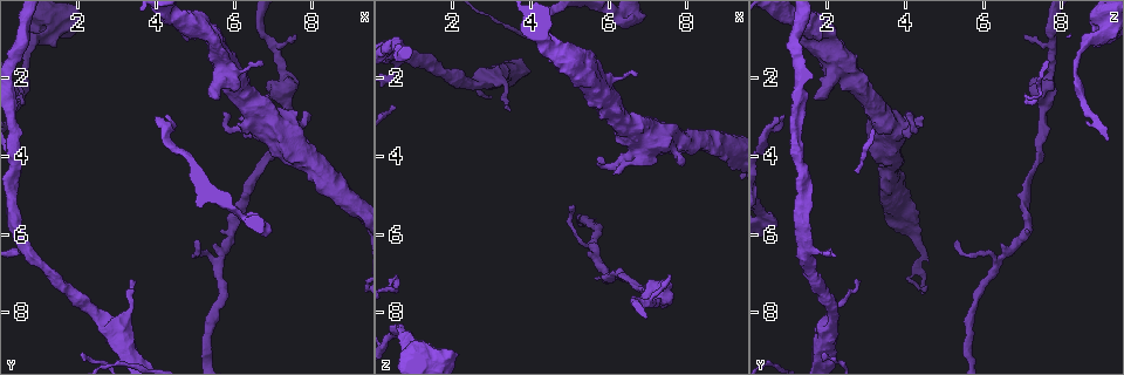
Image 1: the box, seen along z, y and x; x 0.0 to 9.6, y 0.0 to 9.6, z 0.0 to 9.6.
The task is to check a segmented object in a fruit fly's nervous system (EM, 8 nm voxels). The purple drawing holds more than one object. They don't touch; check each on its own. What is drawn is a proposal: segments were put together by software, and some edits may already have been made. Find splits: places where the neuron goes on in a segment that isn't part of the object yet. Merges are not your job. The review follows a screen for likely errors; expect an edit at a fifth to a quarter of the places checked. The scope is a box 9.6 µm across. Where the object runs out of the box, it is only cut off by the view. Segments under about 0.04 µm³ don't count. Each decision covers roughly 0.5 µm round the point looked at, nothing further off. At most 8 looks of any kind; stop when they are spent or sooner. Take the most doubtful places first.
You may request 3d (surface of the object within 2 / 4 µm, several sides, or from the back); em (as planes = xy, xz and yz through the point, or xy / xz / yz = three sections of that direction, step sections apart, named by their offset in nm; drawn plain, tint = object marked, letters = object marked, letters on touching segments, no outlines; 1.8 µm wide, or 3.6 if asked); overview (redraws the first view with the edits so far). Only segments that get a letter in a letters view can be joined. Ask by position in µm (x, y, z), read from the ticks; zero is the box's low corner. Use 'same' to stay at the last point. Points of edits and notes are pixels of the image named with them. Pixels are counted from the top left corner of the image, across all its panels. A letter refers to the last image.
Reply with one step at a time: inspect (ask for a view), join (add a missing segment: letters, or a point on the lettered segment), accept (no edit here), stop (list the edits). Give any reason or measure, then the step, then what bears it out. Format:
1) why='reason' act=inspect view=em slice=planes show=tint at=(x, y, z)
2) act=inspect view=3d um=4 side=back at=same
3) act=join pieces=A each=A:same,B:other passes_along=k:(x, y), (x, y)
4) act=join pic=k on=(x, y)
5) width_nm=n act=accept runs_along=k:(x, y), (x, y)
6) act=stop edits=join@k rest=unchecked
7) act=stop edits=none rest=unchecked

why='an open end' act=inspect view=em slice=yz step=8 show=letters at=(5.75, 2.90, 4.05)

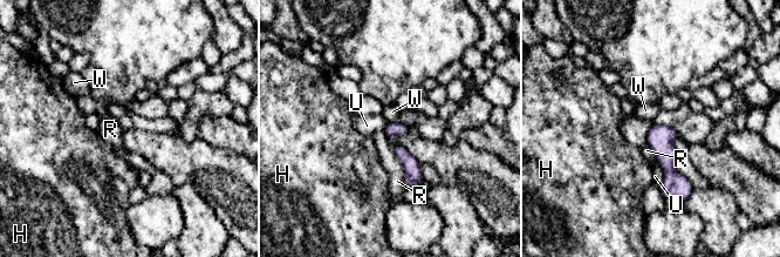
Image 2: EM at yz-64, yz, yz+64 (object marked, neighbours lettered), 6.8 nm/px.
act=inspect view=em slice=planes show=letters at=same

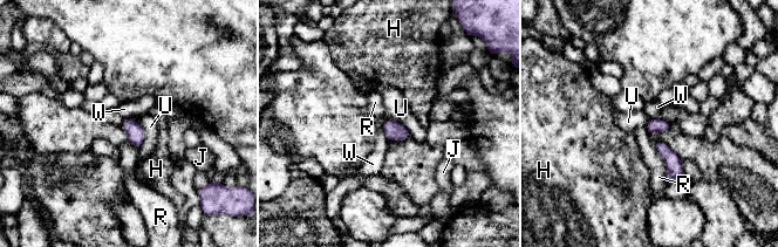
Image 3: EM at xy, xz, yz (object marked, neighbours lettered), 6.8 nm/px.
act=accept each=H:other,J:other,R:other,U:other,W:other border=3:(131, 118), (144, 134), (138, 149) found='no lettered segment goes on from it'

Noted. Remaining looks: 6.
why='free end' act=inspect view=3d um=2 side=back at=(3.90, 3.00, 0.70)

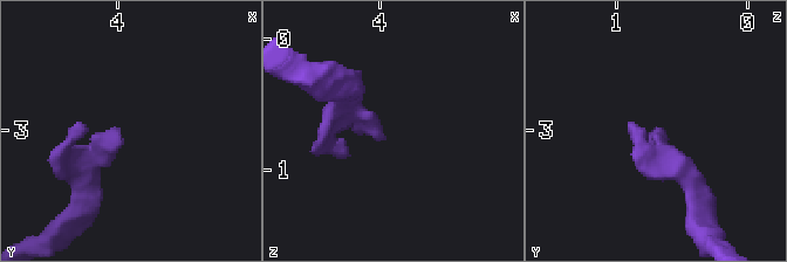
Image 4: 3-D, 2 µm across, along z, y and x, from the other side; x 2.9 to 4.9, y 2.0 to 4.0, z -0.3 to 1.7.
why='now the EM' act=inspect view=em slice=planes show=letters at=(3.96, 3.04, 0.74)

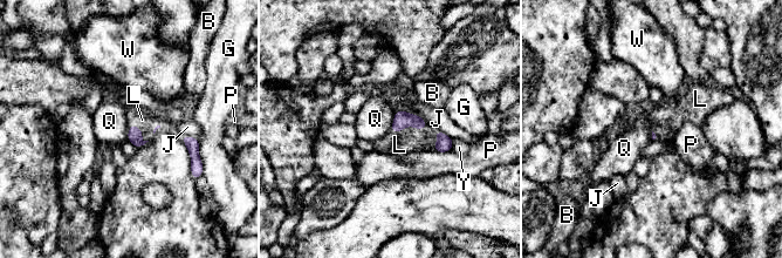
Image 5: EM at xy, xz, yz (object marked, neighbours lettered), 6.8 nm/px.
longest_contact=G:190nm act=join pieces=L each=B:other,G:other,J:other,L:same,P:other,Q:other,W:other,Y:other found='the neuron continues'

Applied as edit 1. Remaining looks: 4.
why='redraw' act=inspect view=overview

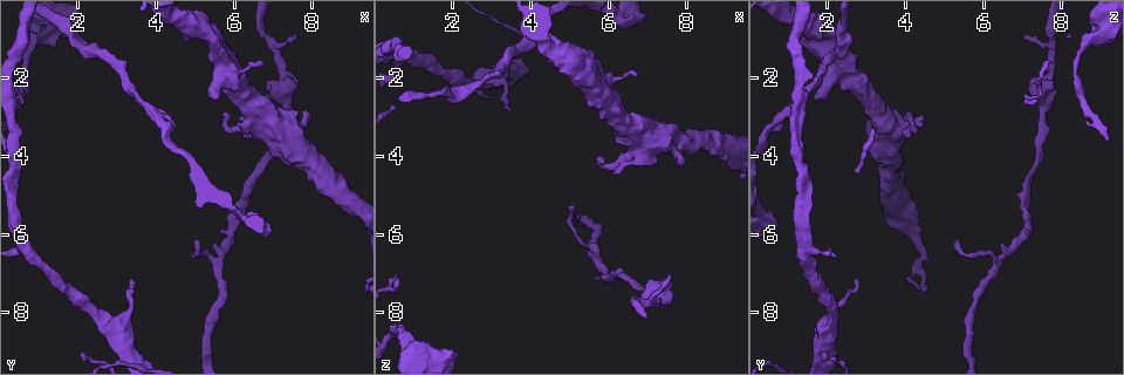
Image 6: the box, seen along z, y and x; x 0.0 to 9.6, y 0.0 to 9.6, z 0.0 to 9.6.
why='stops while still wide' act=inspect view=em um=3.6 slice=yz step=4 show=letters at=(1.40, 1.15, 8.80)

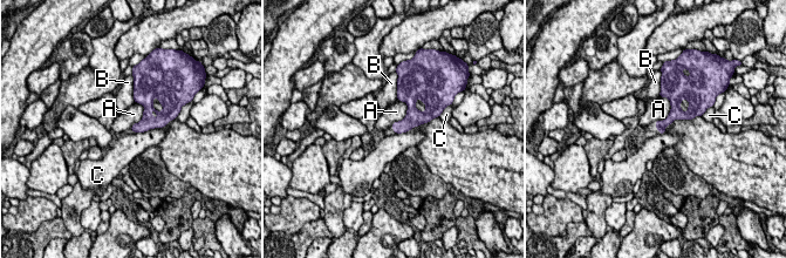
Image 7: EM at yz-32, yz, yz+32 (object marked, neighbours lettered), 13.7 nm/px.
why='another direction' act=inspect view=em um=3.6 slice=planes show=letters at=same

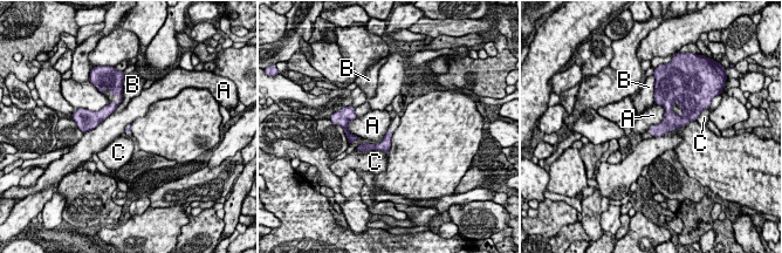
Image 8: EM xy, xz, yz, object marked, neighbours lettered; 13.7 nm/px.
act=accept each=A:other,B:other,C:other runs_along=8:(389, 134), (379, 146), (361, 148) found='no lettered segment goes on from it'

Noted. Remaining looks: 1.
act=stop edits=join@5 rest=unchecked

